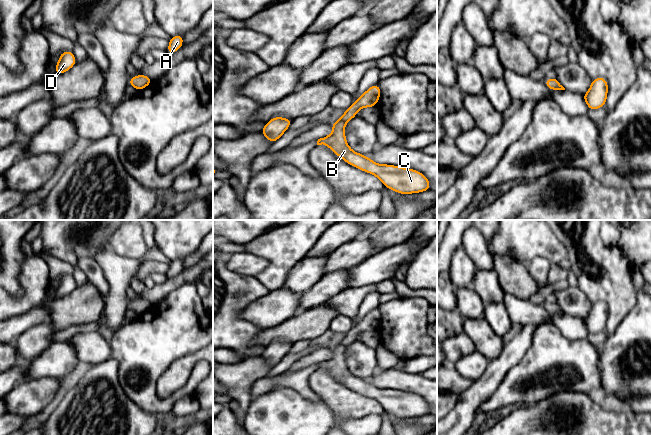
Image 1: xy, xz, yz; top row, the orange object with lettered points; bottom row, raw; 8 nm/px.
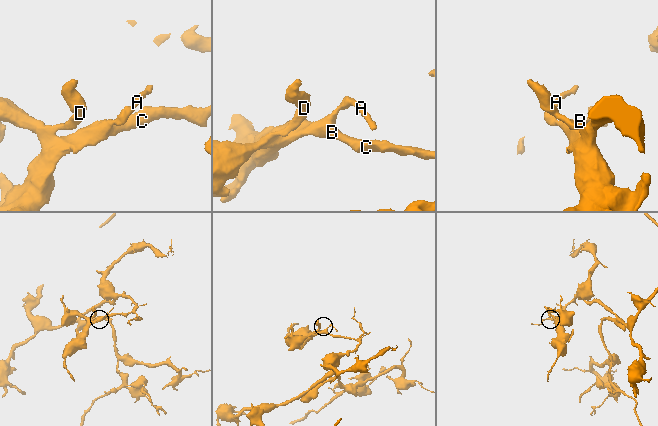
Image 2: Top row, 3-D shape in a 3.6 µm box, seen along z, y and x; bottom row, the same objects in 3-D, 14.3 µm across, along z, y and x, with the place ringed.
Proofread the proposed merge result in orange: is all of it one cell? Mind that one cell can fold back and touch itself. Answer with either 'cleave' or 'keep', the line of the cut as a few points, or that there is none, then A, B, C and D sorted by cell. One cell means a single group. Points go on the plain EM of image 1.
keep | no cut | A B C D

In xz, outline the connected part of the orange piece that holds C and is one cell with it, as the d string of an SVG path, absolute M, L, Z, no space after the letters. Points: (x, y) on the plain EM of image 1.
M379 308L372 309L354 327L345 334L342 341L334 345L331 350L333 356L318 363L317 369L328 370L338 381L346 387L370 398L375 399L386 412L399 418L420 417L430 414L430 404L426 400L413 393L390 388L377 388L366 379L354 376L346 365L345 349L357 340L361 332L375 331L379 325L381 313Z

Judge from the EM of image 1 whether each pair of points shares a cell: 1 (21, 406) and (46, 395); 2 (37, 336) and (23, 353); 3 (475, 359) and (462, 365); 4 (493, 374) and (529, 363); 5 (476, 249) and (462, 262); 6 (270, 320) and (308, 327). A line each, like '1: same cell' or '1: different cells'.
1: same cell
2: same cell
3: same cell
4: different cells
5: different cells
6: different cells

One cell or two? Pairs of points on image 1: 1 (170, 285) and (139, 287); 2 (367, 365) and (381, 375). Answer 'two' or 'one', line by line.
1: two
2: two

